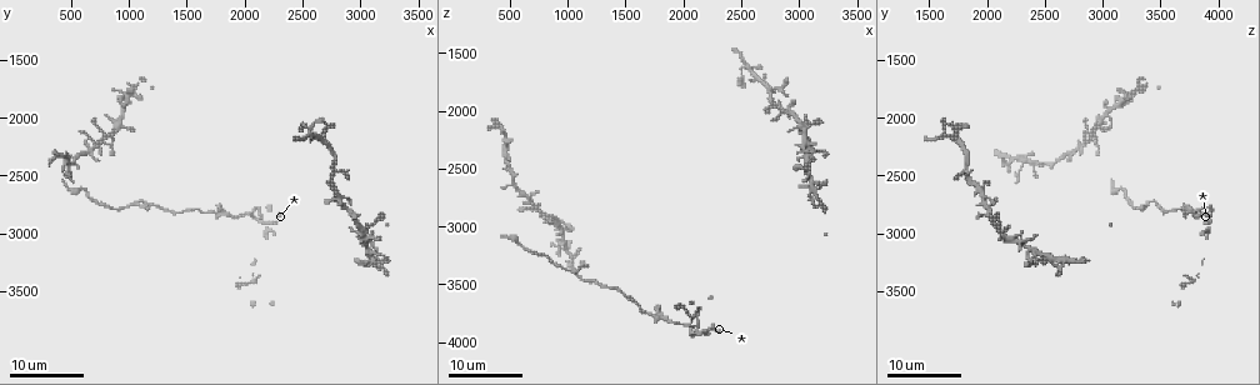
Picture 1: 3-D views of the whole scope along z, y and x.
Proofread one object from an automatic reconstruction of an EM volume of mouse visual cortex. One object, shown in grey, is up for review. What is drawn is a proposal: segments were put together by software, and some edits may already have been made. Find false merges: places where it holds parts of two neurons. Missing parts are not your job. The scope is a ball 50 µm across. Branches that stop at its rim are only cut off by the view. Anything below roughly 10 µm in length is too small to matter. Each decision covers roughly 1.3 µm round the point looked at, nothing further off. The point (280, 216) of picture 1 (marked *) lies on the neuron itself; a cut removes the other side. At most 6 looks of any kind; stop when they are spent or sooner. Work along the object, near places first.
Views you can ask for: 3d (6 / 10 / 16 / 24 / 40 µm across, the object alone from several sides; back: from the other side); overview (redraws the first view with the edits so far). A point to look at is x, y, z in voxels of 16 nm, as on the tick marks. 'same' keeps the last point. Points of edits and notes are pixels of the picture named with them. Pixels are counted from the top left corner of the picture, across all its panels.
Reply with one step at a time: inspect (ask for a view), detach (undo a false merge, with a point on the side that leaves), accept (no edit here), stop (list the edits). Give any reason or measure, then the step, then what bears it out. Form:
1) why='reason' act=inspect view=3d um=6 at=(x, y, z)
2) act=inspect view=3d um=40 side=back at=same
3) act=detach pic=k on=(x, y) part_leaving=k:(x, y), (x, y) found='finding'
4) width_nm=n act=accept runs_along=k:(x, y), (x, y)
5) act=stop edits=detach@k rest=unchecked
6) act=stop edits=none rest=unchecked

why='thin neck' act=inspect view=3d um=16 at=(1480, 2800, 3580)

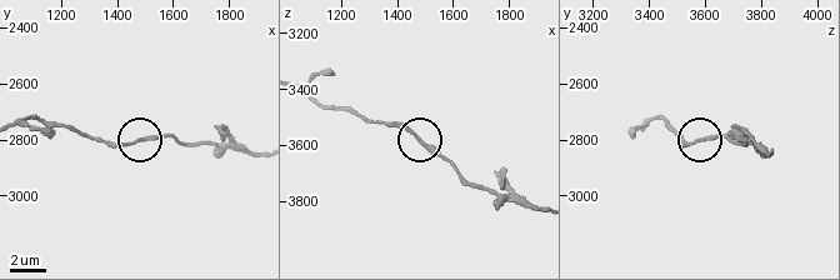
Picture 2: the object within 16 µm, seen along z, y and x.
why='zoom in' act=inspect view=3d um=10 at=(1470, 2810, 3560)

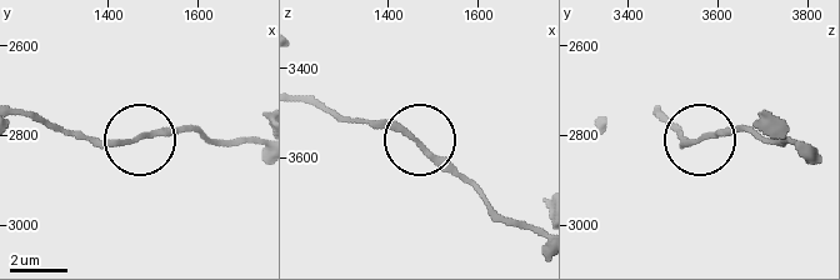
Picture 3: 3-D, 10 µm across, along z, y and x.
act=accept runs_along=3:(804, 150), (743, 129), (690, 143), (678, 136) found='all the same neuron'

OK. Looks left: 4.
why='thick turns thin' act=inspect view=3d um=24 at=(840, 2740, 3280)

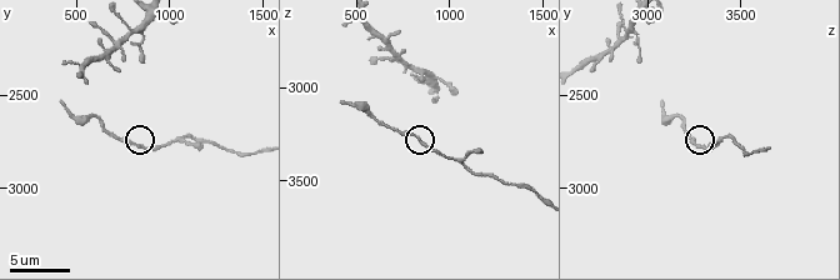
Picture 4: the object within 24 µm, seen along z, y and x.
act=inspect view=3d um=10 at=(820, 2780, 3260)

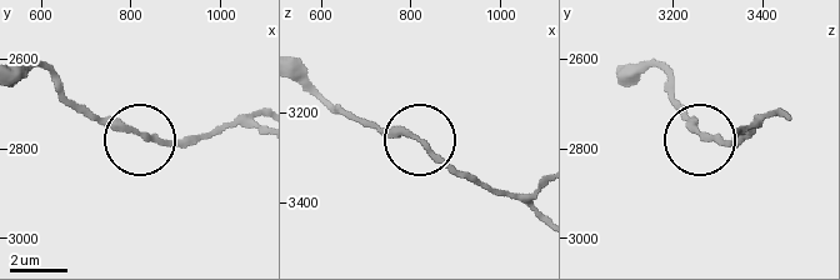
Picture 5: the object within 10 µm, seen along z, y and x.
act=accept runs_along=5:(534, 214), (513, 198), (455, 175), (413, 138), (358, 120) found='one neuron here'

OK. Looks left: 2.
why='four arms meet' act=inspect view=3d um=16 at=(780, 2200, 2880)

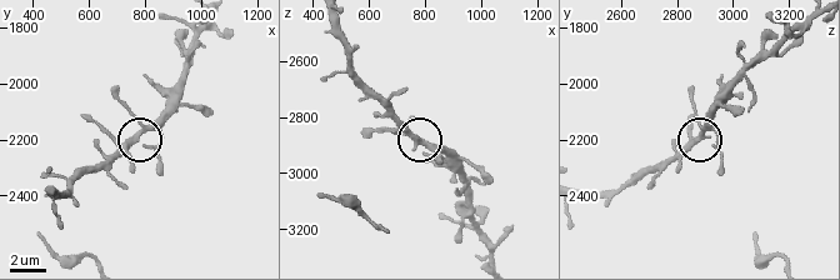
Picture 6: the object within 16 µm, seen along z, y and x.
act=inspect view=3d um=16 side=back at=(760, 2190, 2910)

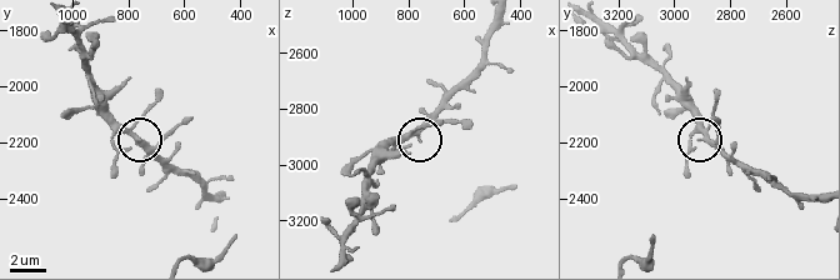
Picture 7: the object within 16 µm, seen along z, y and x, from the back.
width_nm=220 act=accept found='one neuron here'

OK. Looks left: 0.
act=stop edits=none rest=unchecked

